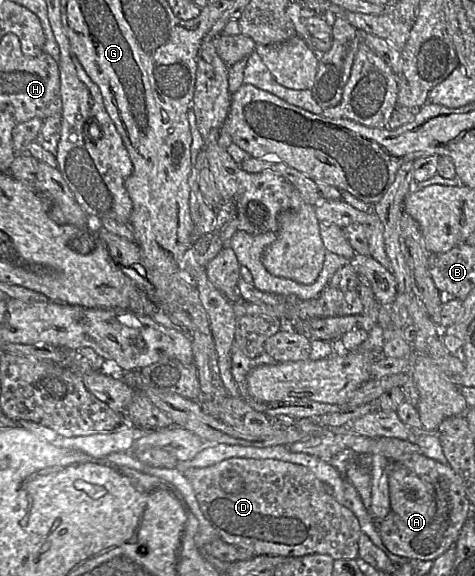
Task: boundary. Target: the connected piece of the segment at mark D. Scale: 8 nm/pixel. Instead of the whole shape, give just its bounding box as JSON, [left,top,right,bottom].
[182,457,363,560]

